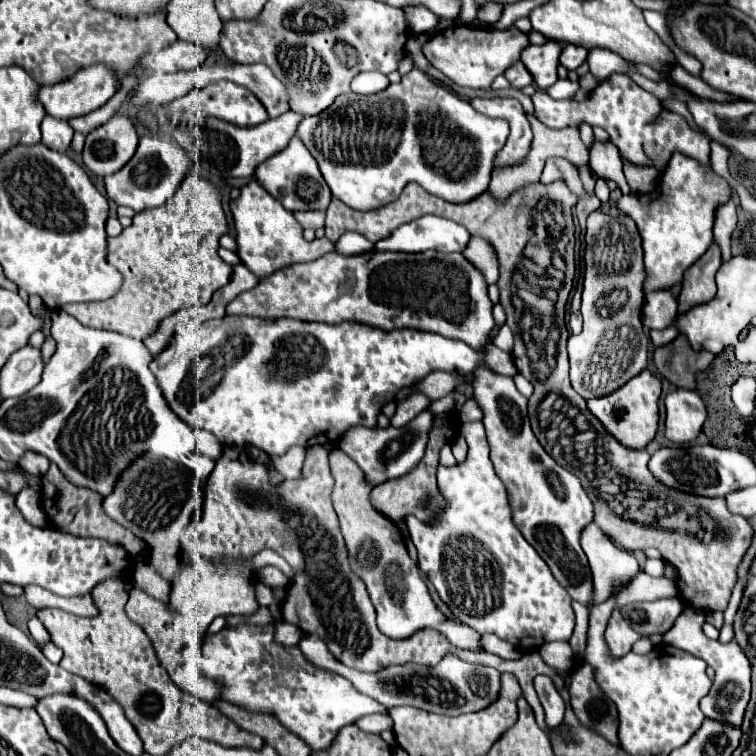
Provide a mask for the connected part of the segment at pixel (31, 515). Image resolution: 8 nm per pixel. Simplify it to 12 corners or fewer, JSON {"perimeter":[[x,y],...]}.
{"perimeter":[[24,488],[16,506],[32,526],[44,526],[36,490]]}

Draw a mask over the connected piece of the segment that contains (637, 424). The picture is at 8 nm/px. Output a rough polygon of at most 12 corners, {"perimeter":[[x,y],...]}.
{"perimeter":[[642,370],[588,400],[618,442],[644,448],[658,428],[662,382]]}

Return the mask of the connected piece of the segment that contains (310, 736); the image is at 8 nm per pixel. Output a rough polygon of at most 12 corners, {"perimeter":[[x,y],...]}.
{"perimeter":[[274,626],[206,636],[222,698],[272,712],[324,750],[340,728],[388,714],[310,666]]}

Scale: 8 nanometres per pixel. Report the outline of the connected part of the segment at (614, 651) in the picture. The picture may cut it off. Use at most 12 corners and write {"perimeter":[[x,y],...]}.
{"perimeter":[[614,610],[604,638],[612,658],[622,658],[644,636]]}

